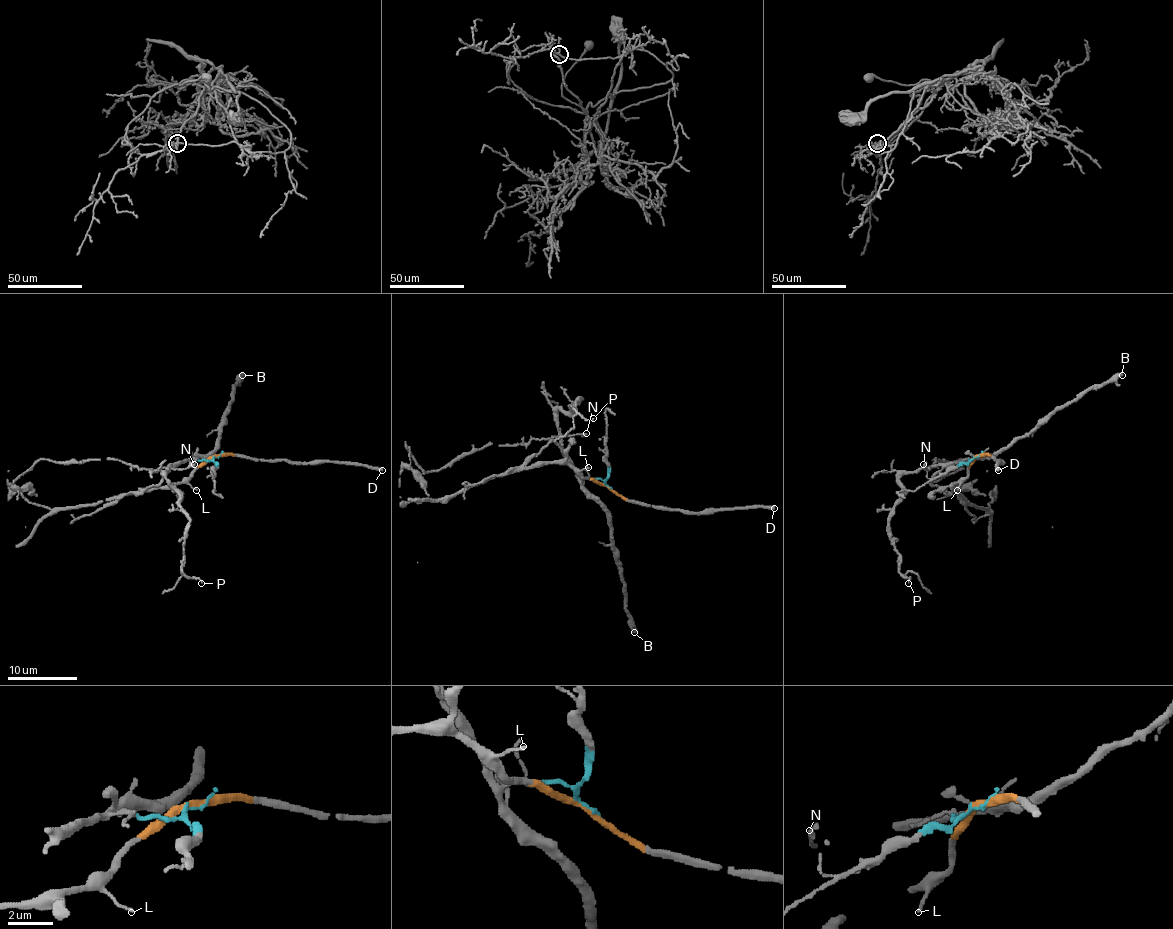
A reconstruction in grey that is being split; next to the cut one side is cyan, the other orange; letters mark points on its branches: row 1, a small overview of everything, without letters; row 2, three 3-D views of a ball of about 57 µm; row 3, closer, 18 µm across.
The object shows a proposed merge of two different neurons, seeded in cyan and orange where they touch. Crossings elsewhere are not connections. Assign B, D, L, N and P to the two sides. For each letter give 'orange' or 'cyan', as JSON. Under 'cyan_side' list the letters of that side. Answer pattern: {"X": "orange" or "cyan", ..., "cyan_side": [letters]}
{"B": "cyan", "D": "orange", "L": "orange", "N": "cyan", "P": "cyan", "cyan_side": ["B", "N", "P"]}

